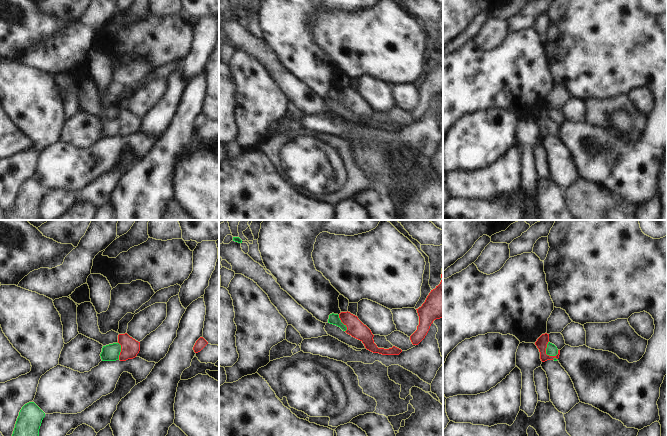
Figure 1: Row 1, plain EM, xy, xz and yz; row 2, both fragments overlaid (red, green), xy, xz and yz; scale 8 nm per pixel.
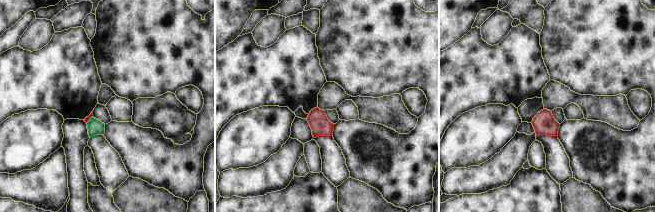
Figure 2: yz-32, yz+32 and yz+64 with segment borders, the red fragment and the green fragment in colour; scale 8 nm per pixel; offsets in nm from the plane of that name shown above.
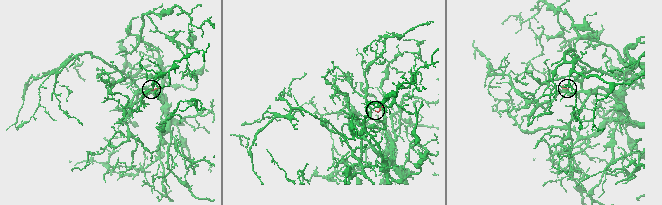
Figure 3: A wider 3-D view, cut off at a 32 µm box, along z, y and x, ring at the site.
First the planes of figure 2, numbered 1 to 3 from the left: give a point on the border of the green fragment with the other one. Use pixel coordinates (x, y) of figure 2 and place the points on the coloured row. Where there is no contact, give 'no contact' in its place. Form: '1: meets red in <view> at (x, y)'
1: meets red in yz-32 at (88, 120)
2: no contact
3: no contact

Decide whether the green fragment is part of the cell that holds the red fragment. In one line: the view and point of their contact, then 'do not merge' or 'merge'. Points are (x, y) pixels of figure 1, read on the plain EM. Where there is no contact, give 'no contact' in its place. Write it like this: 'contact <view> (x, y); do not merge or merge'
contact yz (545, 129); merge

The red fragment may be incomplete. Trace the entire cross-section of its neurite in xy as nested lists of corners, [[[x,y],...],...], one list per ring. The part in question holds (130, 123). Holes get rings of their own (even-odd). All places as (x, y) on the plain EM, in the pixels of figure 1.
[[[127,109],[118,111],[118,118],[103,122],[100,130],[102,137],[126,137],[133,135],[140,127],[140,118]]]

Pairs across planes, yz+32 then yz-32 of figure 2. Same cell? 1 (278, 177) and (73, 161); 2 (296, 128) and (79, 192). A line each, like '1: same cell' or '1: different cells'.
1: different cells
2: same cell

